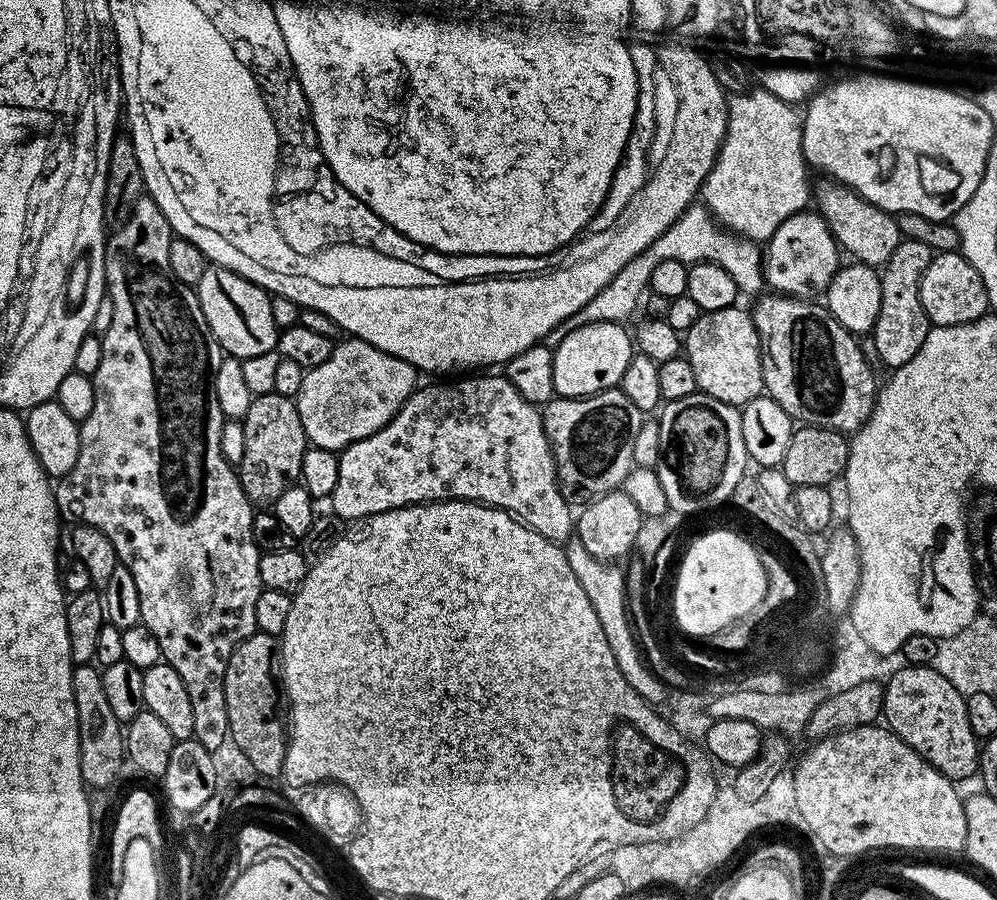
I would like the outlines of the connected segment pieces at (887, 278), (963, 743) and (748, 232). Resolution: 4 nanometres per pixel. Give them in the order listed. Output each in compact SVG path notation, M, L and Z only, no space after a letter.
M901 239L894 254L890 254L890 258L882 265L880 272L882 306L872 327L870 339L879 360L890 370L904 366L918 354L918 350L922 350L922 342L926 342L930 325L926 318L926 310L922 310L920 283L922 274L926 274L926 266L930 266L933 255L930 246L922 242Z
M900 666L896 673L887 677L884 684L883 723L902 742L906 742L926 763L932 764L942 775L953 782L968 780L977 775L980 766L981 745L978 738L970 730L970 718L966 718L966 698L938 670L931 666L914 668Z
M763 86L753 87L740 95L733 95L726 104L728 121L724 141L716 154L709 173L704 176L698 193L705 208L712 213L712 219L721 228L753 242L767 242L794 214L805 211L810 204L809 169L804 162L802 130L804 121L801 113L791 103L776 97Z

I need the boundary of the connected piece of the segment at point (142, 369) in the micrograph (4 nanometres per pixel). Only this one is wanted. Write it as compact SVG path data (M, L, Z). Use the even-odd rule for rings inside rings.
M142 194L132 203L132 211L128 213L128 217L124 219L123 224L115 229L116 232L107 237L104 246L105 258L105 282L107 284L107 299L112 301L114 306L114 319L110 321L110 330L102 333L102 362L98 365L96 375L92 377L92 385L94 386L94 410L90 410L90 418L79 421L80 425L80 445L78 446L78 462L74 462L74 470L70 474L59 477L58 483L54 488L54 495L56 498L56 511L60 513L61 521L68 522L72 520L73 525L89 524L98 530L102 530L102 534L106 534L106 538L110 538L110 543L114 546L114 550L118 554L120 564L129 568L134 576L134 583L138 586L138 598L141 600L141 616L140 623L147 626L150 634L154 634L154 638L158 638L158 646L160 647L160 654L163 663L174 666L174 670L178 670L178 678L182 678L182 682L186 686L186 694L190 694L190 707L194 710L194 734L192 739L204 747L208 752L216 754L219 753L219 748L229 743L230 737L228 731L230 730L230 718L226 718L226 694L224 693L224 675L226 674L226 666L230 654L253 632L257 631L256 619L254 618L254 606L258 606L258 598L262 591L262 585L258 578L258 562L260 561L260 549L257 548L254 538L252 537L252 518L254 515L254 506L246 498L246 494L240 485L240 477L237 469L233 465L226 462L226 458L222 458L220 451L222 450L222 426L225 422L225 416L218 406L218 394L214 394L214 374L218 370L222 359L222 349L220 343L214 338L214 334L210 330L210 326L206 322L206 318L202 314L202 306L198 302L195 291L189 285L178 282L178 278L174 278L174 274L170 270L170 242L174 238L174 233L171 226L168 225L168 220L162 214L162 210L154 202L154 198L147 194Z

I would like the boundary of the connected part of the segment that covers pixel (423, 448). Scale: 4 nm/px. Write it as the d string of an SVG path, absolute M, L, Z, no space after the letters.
M468 374L463 378L456 378L453 384L428 384L417 387L412 397L400 407L398 414L386 422L380 430L370 434L370 438L362 438L339 453L338 482L330 497L331 511L345 522L364 520L374 514L382 514L386 510L398 510L411 504L430 504L434 500L472 500L476 504L490 504L493 508L501 508L503 512L511 512L517 520L523 520L528 527L533 528L542 538L564 542L574 532L574 512L571 512L569 501L560 493L560 484L556 480L556 463L552 458L552 451L548 446L548 439L544 433L544 418L541 409L535 404L526 402L518 390L509 382L507 375L480 376L484 374Z

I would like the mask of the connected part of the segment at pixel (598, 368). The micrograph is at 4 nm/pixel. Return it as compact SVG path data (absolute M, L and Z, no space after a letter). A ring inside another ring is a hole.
M599 319L594 324L578 326L578 330L562 338L562 346L555 348L552 354L554 393L557 397L593 396L619 385L634 354L633 337L624 327L623 323L615 320Z

